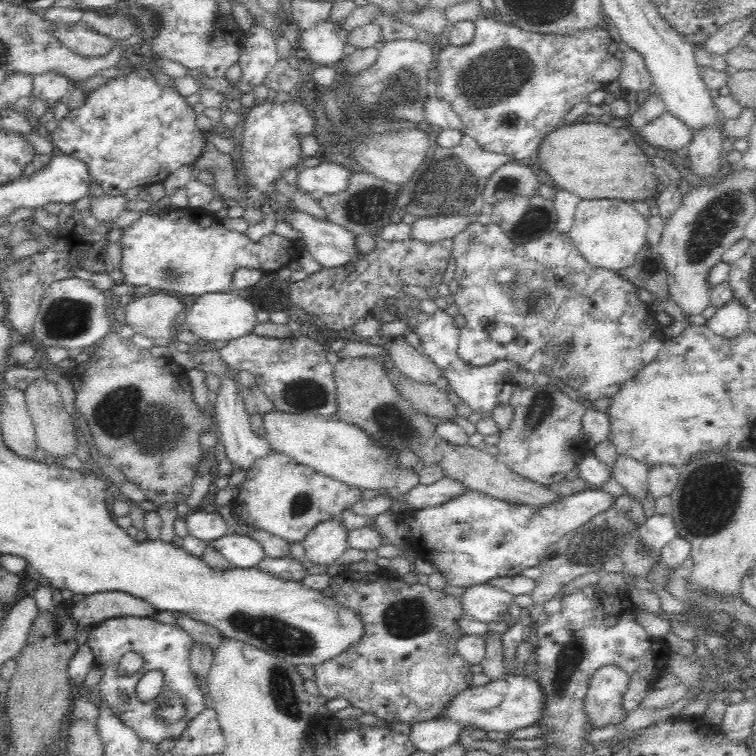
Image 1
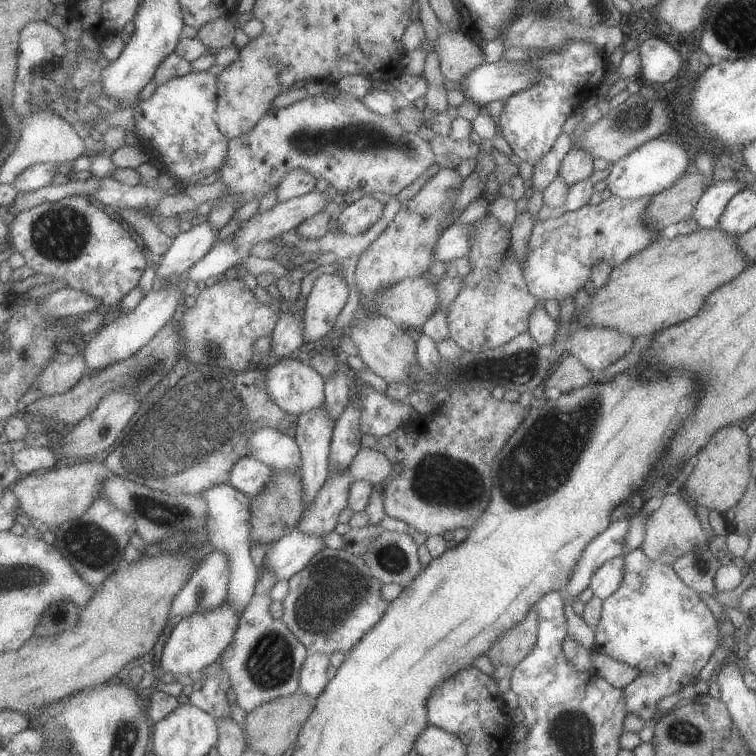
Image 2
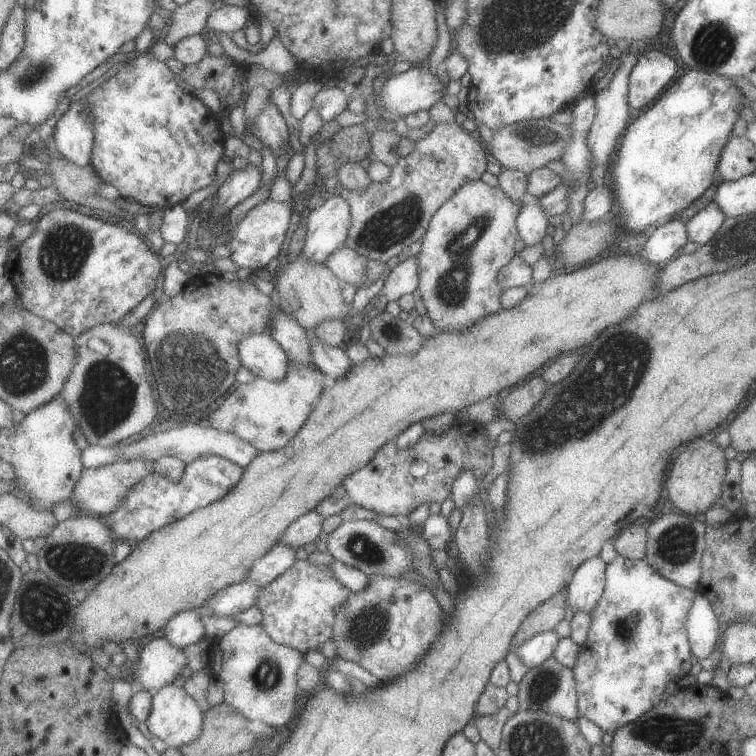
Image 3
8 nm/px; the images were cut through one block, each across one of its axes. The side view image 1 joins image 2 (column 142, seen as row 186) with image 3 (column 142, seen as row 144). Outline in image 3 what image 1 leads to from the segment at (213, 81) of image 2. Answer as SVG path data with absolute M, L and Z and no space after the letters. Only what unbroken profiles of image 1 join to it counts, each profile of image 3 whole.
M149 50L112 70L83 98L92 104L94 114L96 139L91 164L105 184L117 188L123 198L156 210L181 205L193 192L213 185L219 161L225 154L226 136L221 129L221 117L196 95L181 90L177 81L175 72Z

